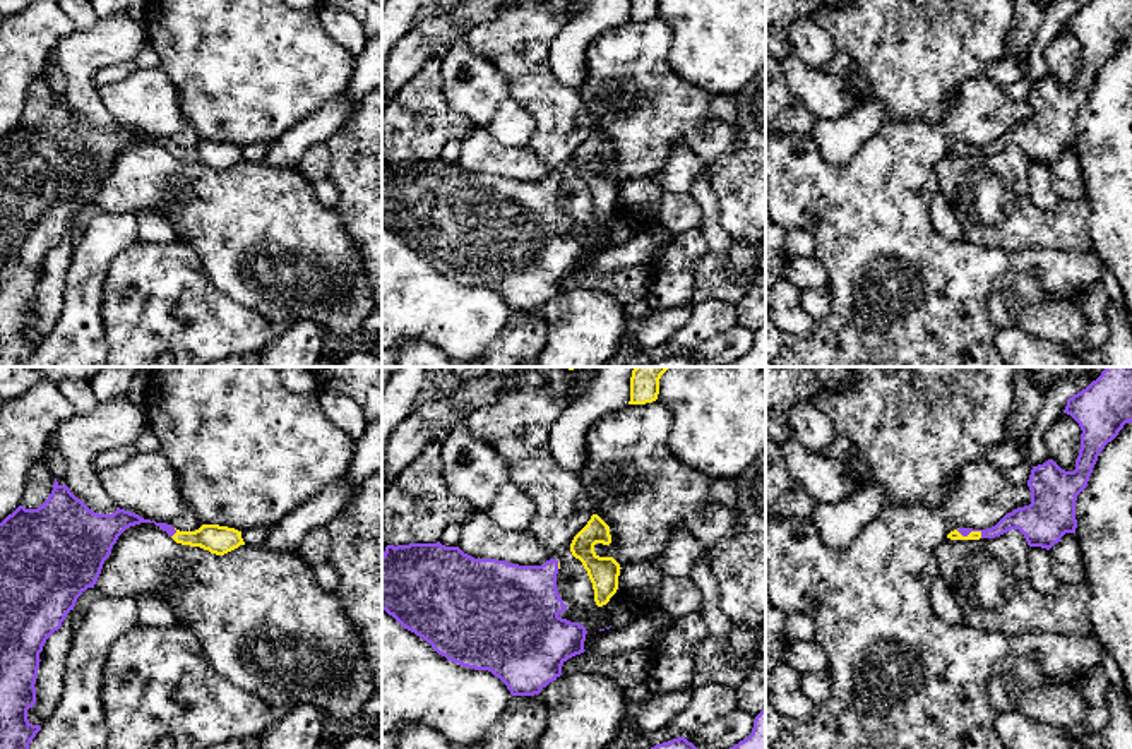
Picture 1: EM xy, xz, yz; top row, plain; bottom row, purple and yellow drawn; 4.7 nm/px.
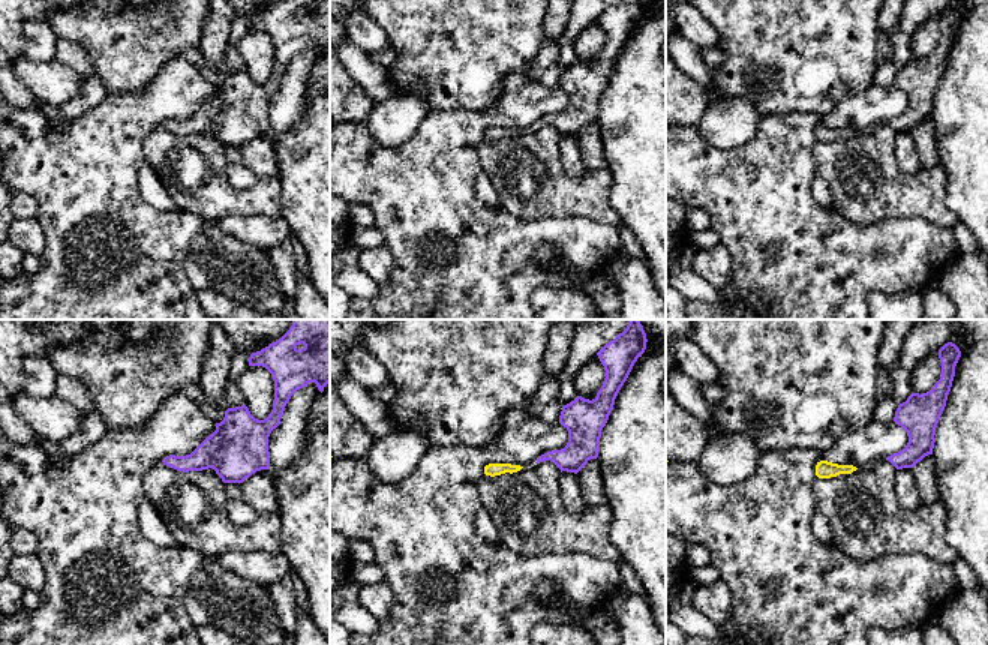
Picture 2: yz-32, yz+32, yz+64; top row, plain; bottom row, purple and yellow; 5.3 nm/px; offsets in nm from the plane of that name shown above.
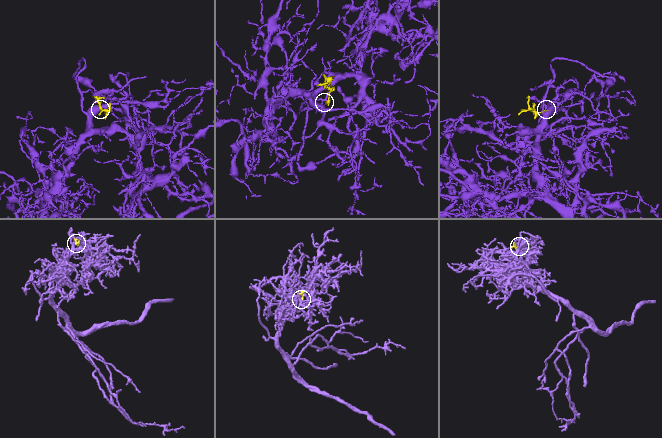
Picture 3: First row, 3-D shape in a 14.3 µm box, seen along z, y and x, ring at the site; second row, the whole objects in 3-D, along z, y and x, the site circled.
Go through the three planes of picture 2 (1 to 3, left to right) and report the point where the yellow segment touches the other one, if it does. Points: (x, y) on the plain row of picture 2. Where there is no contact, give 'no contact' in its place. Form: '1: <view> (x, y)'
1: no contact
2: no contact
3: no contact

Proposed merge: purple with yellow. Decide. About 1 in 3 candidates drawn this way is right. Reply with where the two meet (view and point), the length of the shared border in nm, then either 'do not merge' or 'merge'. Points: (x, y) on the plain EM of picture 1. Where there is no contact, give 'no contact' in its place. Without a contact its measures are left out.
yz (970, 148) | 130 nm | merge

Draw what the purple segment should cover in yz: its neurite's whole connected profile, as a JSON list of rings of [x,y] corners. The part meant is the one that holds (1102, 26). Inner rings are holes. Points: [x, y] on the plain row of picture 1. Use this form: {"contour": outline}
{"contour": [[[1089,0],[1067,15],[1063,29],[1082,46],[1075,86],[1065,87],[1053,75],[1033,82],[1028,96],[1029,122],[1014,125],[992,144],[959,144],[947,154],[995,154],[1019,146],[1029,163],[1050,166],[1065,149],[1075,149],[1077,111],[1087,103],[1099,69],[1132,38],[1132,0]]]}

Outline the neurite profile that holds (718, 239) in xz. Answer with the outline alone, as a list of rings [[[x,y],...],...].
[[[709,171],[700,175],[688,192],[697,202],[702,214],[699,228],[704,233],[707,249],[711,252],[730,250],[735,243],[735,238],[719,223],[719,201],[711,185]]]

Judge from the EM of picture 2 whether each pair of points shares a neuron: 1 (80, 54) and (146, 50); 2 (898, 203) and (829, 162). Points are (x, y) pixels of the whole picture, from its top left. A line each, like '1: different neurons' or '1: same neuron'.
1: different neurons
2: same neuron

